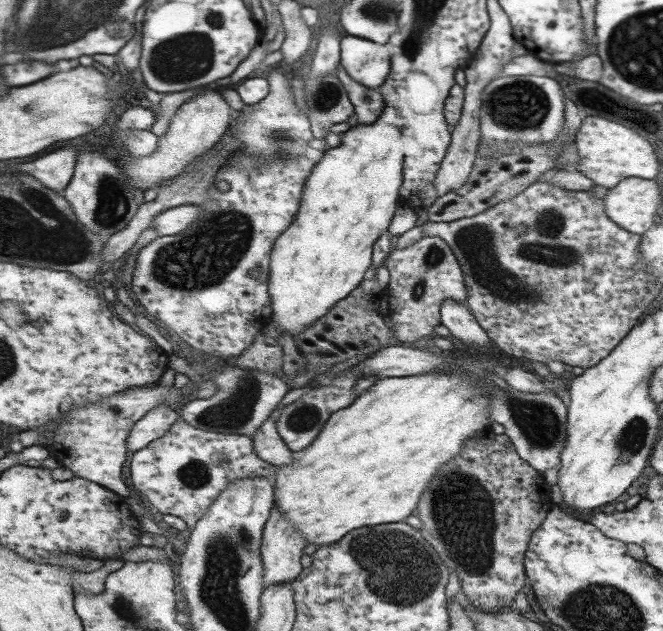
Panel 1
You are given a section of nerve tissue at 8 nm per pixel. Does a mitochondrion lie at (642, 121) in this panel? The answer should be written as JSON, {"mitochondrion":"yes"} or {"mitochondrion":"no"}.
{"mitochondrion":"no"}

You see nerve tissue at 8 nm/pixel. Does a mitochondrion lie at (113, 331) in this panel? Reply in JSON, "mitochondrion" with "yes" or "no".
{"mitochondrion":"no"}

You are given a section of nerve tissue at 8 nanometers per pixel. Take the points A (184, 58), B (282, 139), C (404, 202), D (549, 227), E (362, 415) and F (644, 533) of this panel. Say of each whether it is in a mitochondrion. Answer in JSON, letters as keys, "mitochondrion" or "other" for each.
{"A":"mitochondrion","B":"mitochondrion","C":"other","D":"mitochondrion","E":"other","F":"other"}

